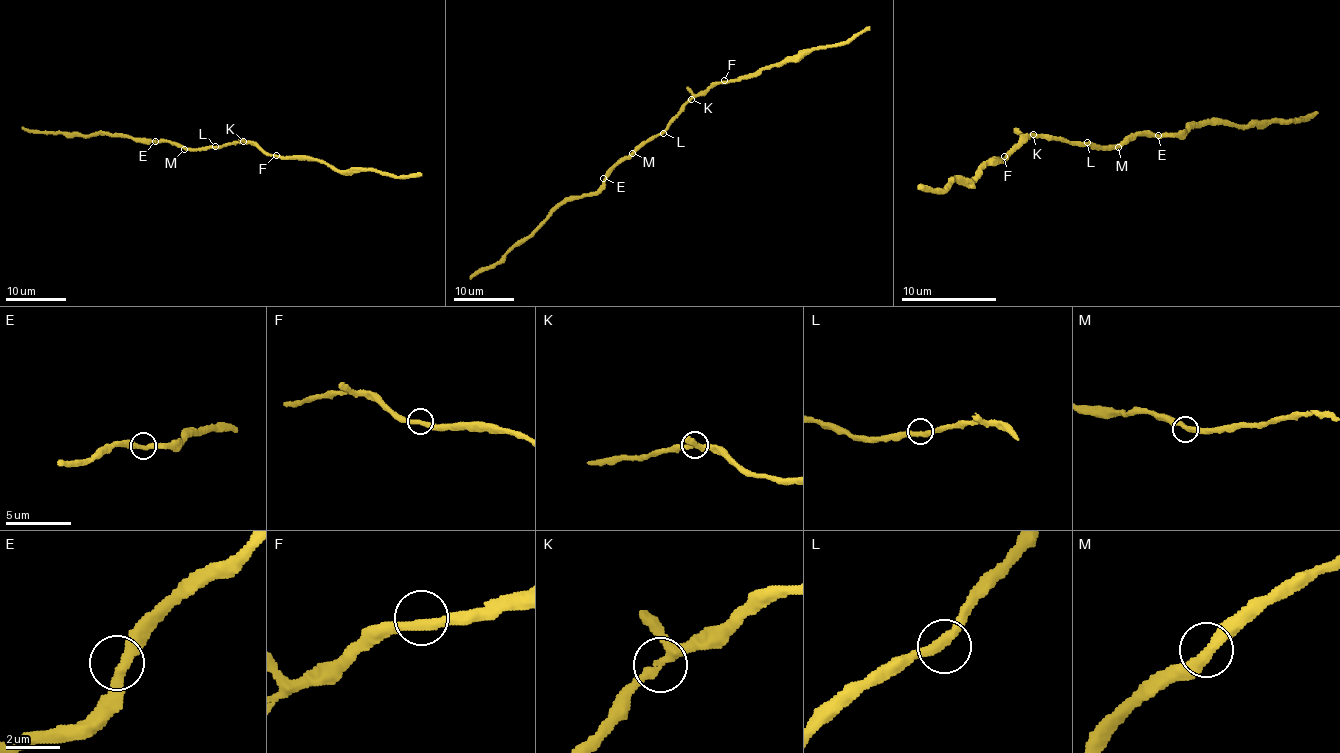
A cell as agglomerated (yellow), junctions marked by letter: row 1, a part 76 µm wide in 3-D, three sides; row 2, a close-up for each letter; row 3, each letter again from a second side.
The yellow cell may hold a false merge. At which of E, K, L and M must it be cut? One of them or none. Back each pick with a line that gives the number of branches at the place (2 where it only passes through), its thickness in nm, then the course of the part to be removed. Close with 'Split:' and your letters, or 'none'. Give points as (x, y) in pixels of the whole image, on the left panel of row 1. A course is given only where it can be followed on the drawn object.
Split: none

